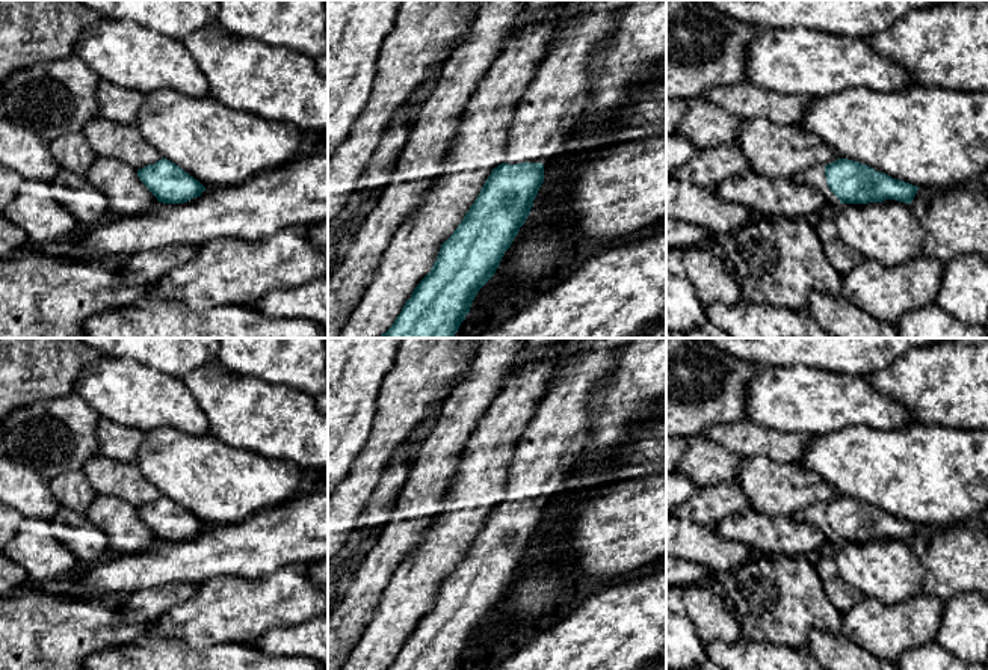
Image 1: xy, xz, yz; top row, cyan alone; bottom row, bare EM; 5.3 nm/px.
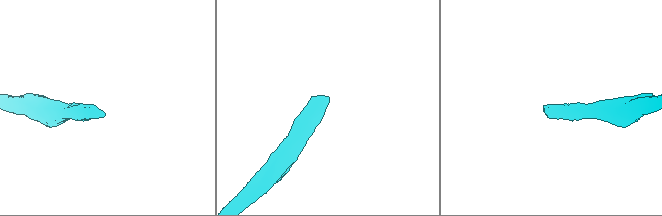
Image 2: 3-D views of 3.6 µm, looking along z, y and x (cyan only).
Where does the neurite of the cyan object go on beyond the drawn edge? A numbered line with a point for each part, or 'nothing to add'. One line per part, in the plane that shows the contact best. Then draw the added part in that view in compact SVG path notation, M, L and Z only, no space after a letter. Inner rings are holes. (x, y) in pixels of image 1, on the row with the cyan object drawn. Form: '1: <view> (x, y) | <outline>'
1: xz (556, 97) | M588 0L582 14L563 32L557 44L548 50L523 101L517 106L505 149L505 163L542 163L565 152L565 139L576 119L586 107L591 88L589 60L616 26L616 14L627 0Z

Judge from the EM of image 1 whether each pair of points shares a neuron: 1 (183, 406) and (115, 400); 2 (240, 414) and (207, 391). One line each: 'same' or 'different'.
1: same
2: same

